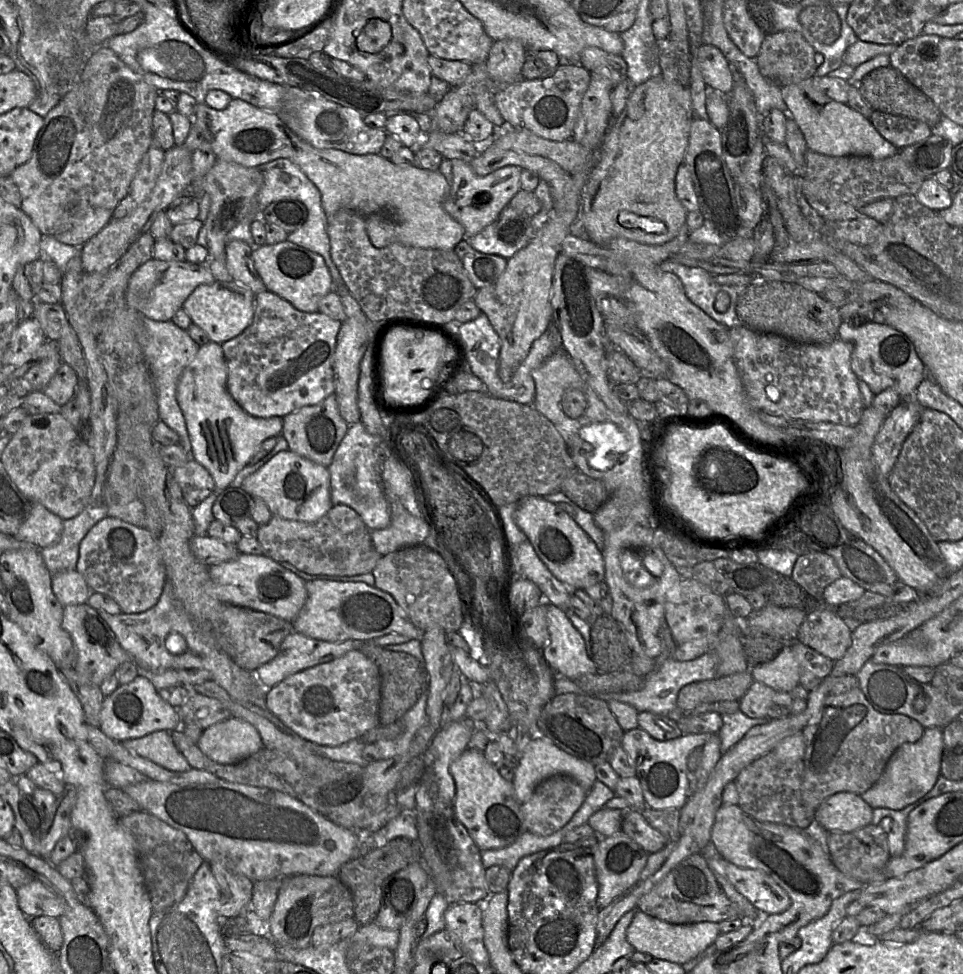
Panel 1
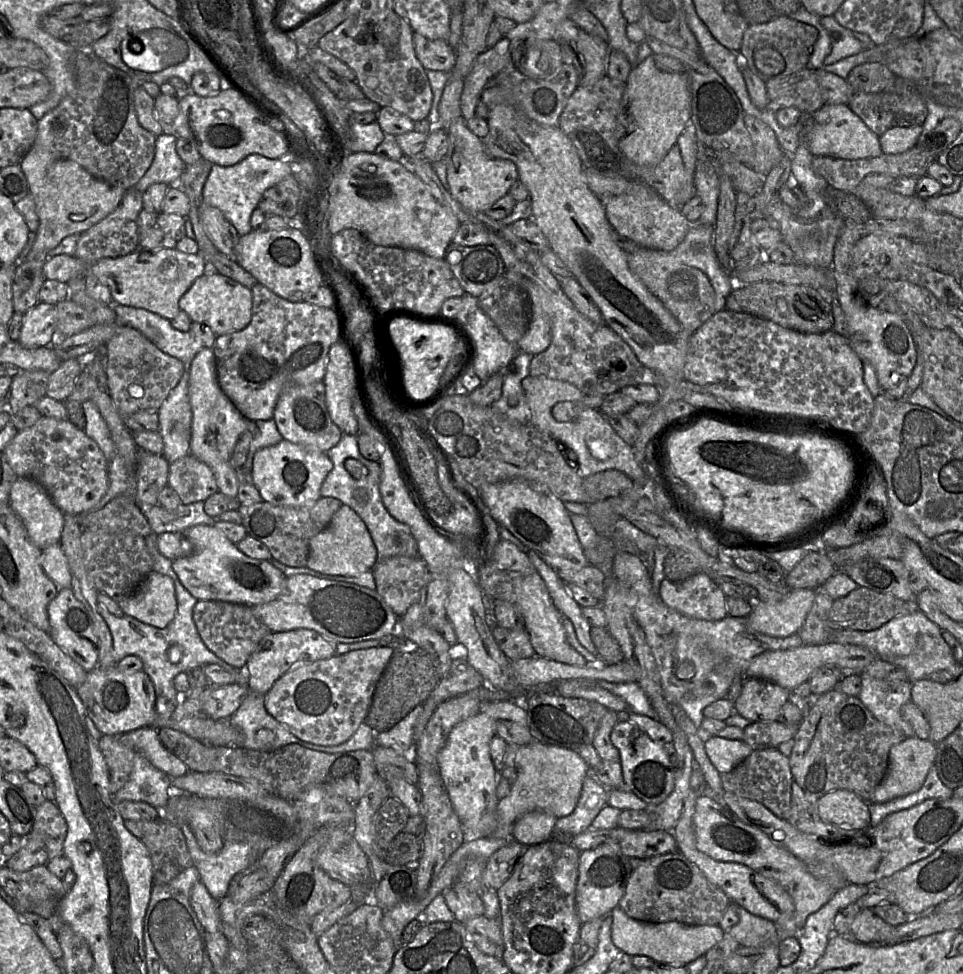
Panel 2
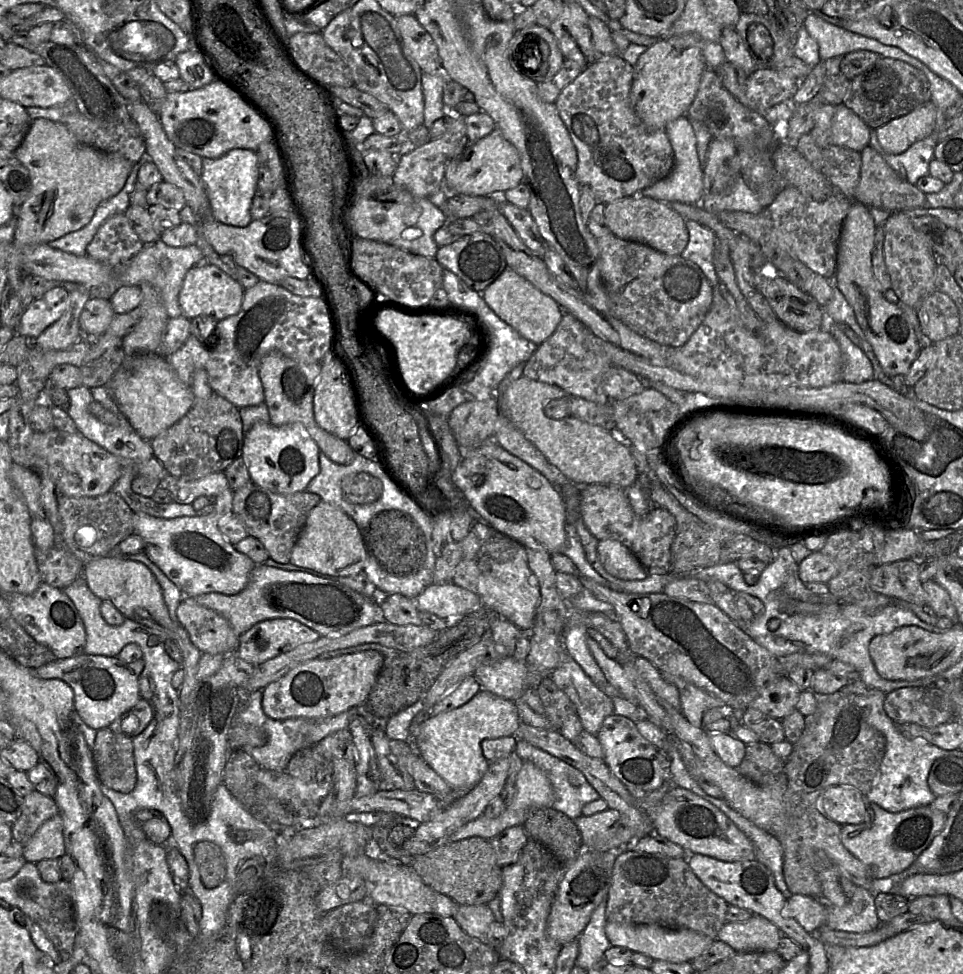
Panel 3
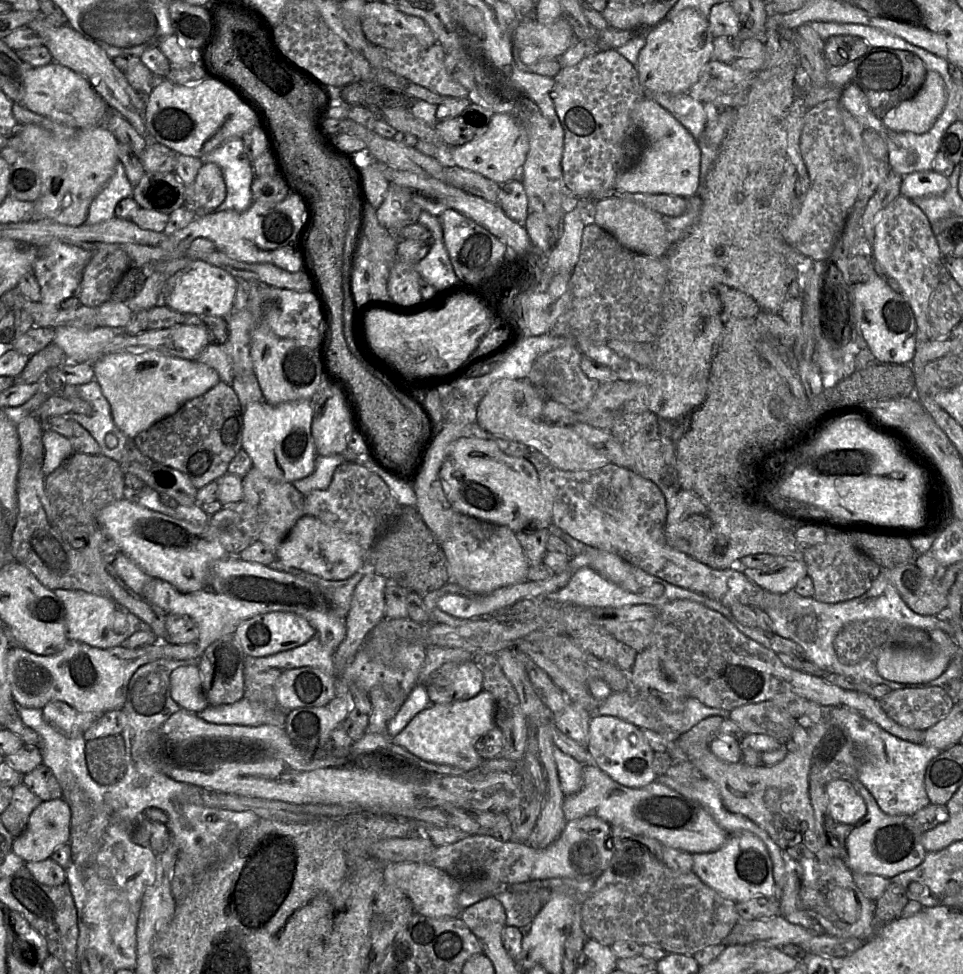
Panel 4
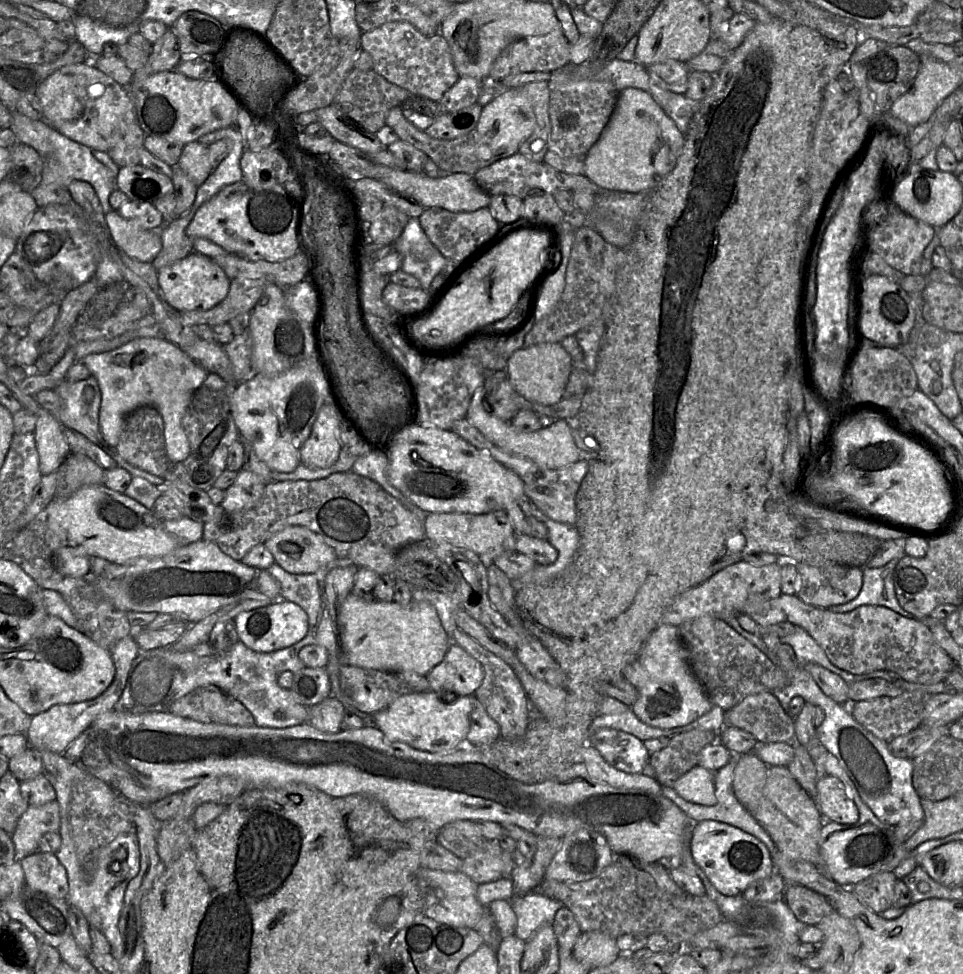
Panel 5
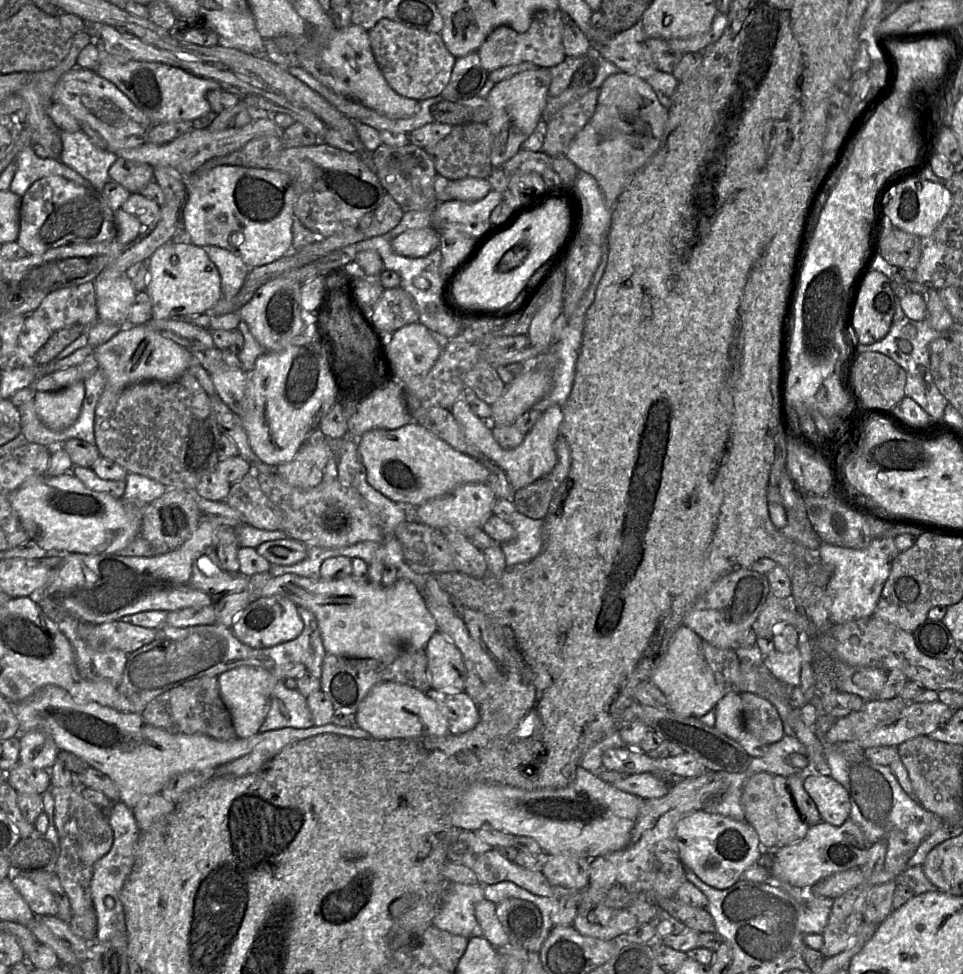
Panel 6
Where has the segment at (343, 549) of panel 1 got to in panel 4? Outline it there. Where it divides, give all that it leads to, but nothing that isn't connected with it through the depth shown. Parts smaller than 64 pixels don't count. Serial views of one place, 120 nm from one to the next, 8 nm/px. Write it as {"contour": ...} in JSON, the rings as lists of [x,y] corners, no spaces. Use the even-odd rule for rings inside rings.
{"contour":[[[252,467],[243,477],[242,488],[242,501],[254,506],[261,516],[262,531],[259,535],[259,541],[275,554],[294,524],[303,516],[305,495],[291,483],[274,481],[265,477],[255,467]]]}

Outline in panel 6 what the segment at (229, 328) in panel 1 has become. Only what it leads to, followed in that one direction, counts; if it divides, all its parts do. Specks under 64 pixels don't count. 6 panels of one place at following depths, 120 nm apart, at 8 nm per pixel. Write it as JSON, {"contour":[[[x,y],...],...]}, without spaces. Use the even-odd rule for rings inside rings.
{"contour":[[[190,241],[165,243],[147,262],[145,292],[153,304],[152,319],[198,316],[208,312],[221,298],[221,278],[205,249]]]}

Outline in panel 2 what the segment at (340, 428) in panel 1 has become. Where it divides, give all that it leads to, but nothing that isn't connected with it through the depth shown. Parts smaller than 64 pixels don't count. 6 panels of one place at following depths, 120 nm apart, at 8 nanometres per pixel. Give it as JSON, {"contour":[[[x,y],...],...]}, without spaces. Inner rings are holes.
{"contour":[[[323,381],[309,385],[286,385],[277,400],[273,419],[283,439],[325,453],[338,444],[344,434],[327,410]]]}

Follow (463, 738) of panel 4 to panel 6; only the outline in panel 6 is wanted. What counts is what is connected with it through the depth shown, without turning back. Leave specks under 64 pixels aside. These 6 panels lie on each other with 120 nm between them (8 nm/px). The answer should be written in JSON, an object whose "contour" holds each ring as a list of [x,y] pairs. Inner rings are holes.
{"contour":[[[382,682],[374,686],[360,703],[356,726],[378,740],[442,737],[449,733],[447,718],[426,692],[398,682]]]}

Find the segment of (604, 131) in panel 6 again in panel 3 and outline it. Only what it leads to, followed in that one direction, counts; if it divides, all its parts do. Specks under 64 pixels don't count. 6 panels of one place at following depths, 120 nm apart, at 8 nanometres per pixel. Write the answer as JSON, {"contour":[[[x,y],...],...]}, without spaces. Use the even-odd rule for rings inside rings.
{"contour":[[[688,116],[667,123],[664,130],[673,148],[674,167],[668,176],[634,196],[649,197],[661,202],[699,203],[703,194],[703,172],[697,151],[696,135]]]}

